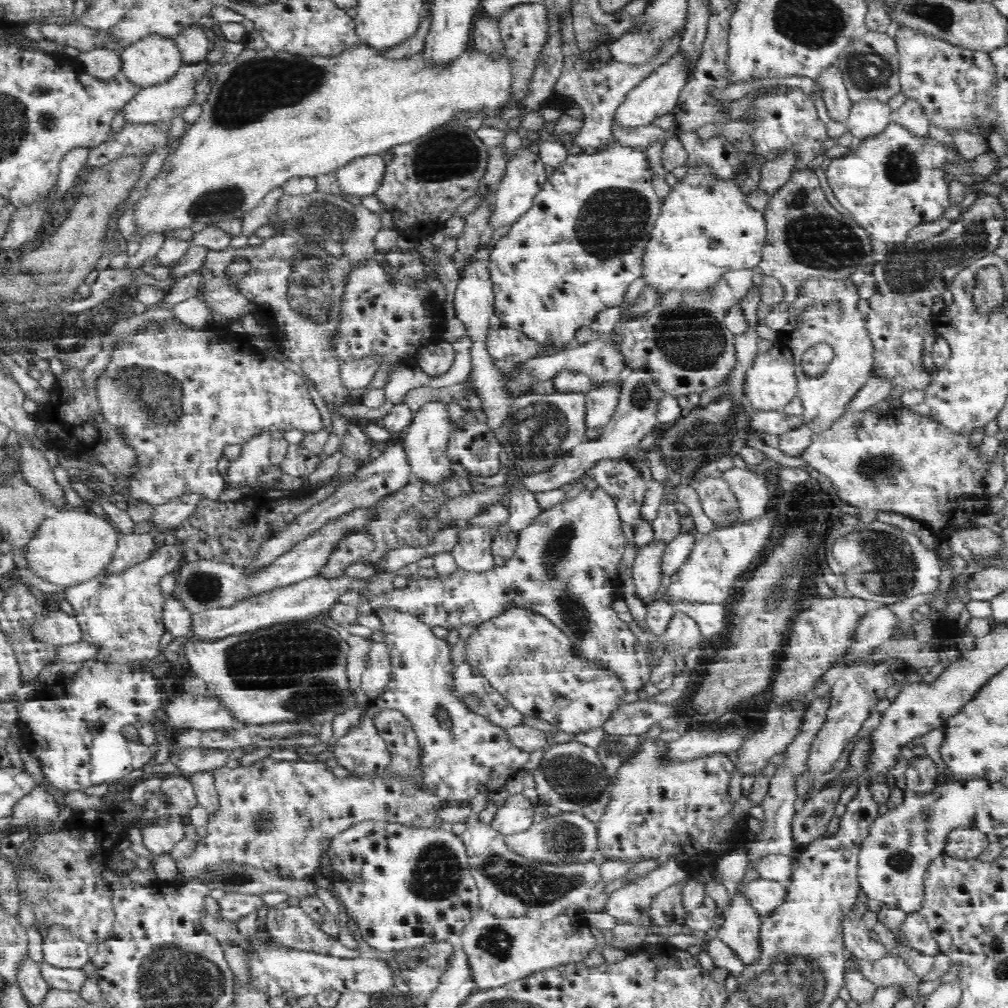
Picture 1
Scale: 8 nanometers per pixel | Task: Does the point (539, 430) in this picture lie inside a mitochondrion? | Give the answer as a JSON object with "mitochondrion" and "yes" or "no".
{"mitochondrion":"yes"}

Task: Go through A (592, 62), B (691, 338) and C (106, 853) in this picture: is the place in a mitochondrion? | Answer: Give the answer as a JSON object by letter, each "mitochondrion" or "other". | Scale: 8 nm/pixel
{"A":"other","B":"mitochondrion","C":"other"}

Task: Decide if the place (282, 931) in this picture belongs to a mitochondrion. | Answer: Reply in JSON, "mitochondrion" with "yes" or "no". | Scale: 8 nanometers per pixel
{"mitochondrion":"no"}

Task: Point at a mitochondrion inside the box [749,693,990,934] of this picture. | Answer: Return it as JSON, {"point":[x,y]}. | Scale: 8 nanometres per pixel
{"point":[901,861]}

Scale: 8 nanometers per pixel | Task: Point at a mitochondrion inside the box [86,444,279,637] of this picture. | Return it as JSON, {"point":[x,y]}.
{"point":[203,587]}

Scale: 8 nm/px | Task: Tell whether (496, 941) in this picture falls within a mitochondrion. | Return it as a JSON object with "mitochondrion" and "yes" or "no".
{"mitochondrion":"yes"}

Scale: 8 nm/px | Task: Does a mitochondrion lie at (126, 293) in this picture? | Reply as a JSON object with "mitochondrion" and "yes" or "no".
{"mitochondrion":"no"}

